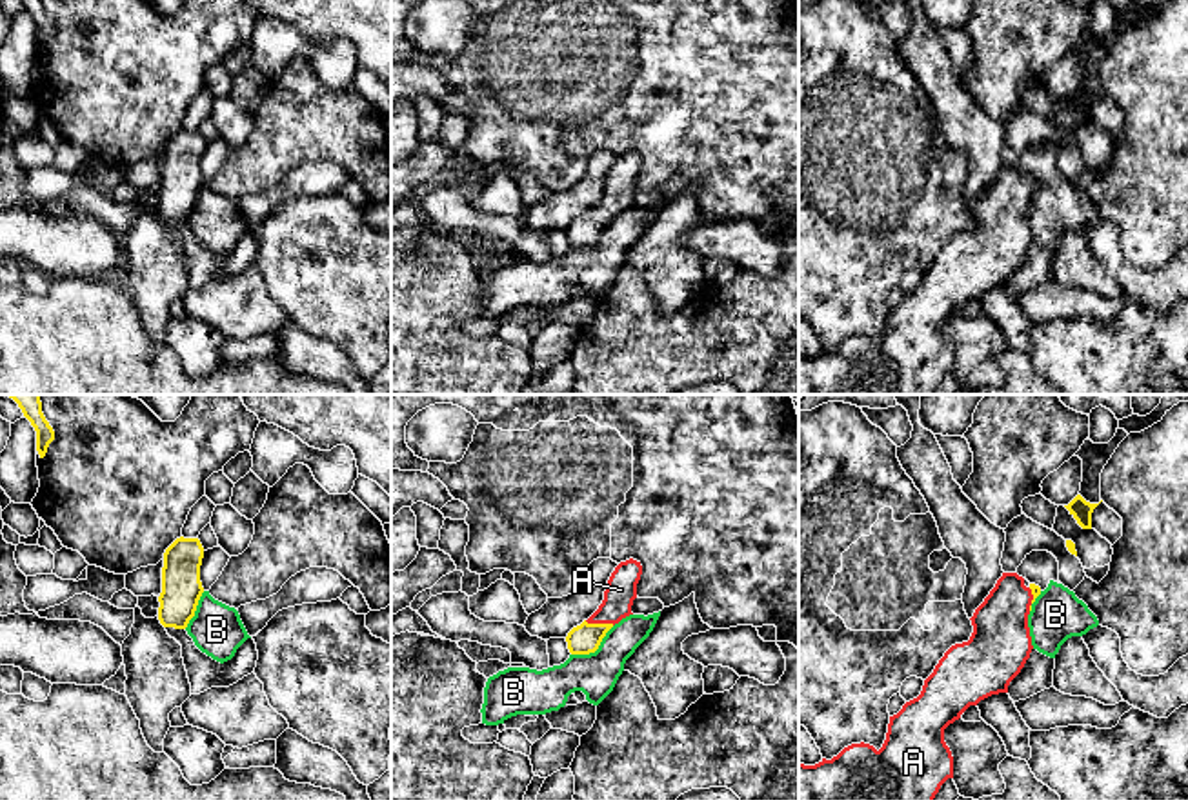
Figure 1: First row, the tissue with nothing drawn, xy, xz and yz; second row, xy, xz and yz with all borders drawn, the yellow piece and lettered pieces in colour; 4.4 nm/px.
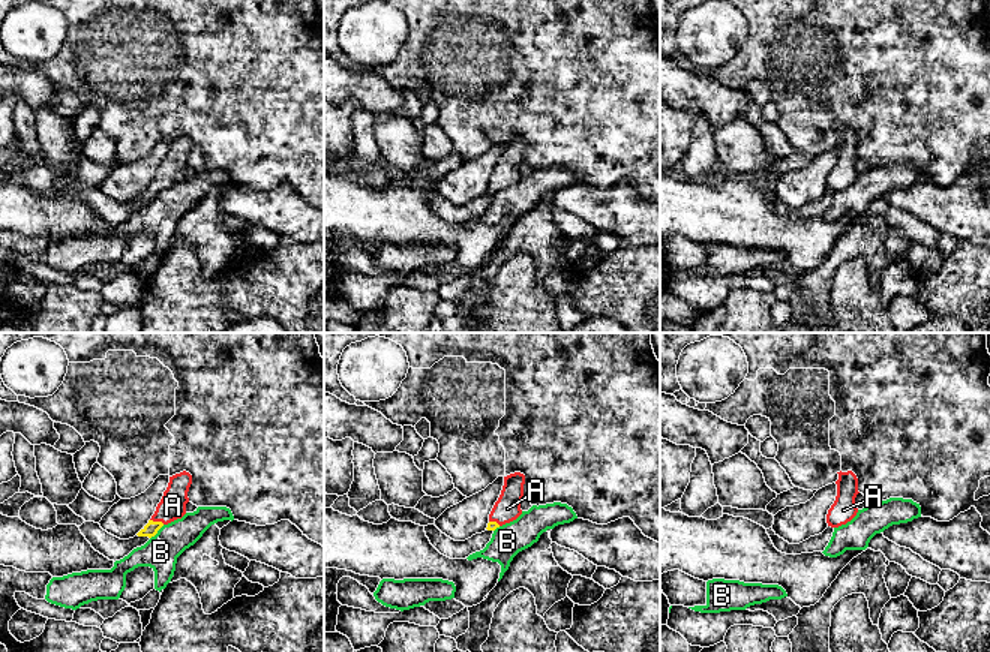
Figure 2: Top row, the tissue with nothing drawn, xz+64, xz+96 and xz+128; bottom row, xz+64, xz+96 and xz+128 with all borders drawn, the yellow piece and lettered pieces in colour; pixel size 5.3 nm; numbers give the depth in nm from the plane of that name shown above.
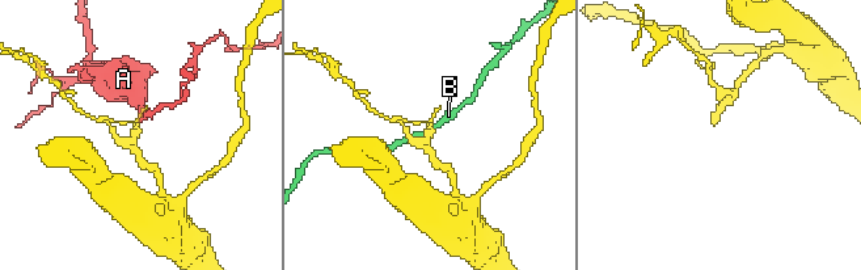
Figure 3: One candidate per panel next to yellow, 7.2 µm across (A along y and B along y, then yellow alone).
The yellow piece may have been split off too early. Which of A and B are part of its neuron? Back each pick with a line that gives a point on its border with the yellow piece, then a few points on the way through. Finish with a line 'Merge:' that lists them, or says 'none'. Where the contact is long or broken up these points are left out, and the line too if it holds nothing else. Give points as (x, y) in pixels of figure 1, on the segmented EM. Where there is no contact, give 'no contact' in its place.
A: contact xz (599, 624); way xz (584, 639), (599, 624), (617, 604), (621, 590)
Merge: A

